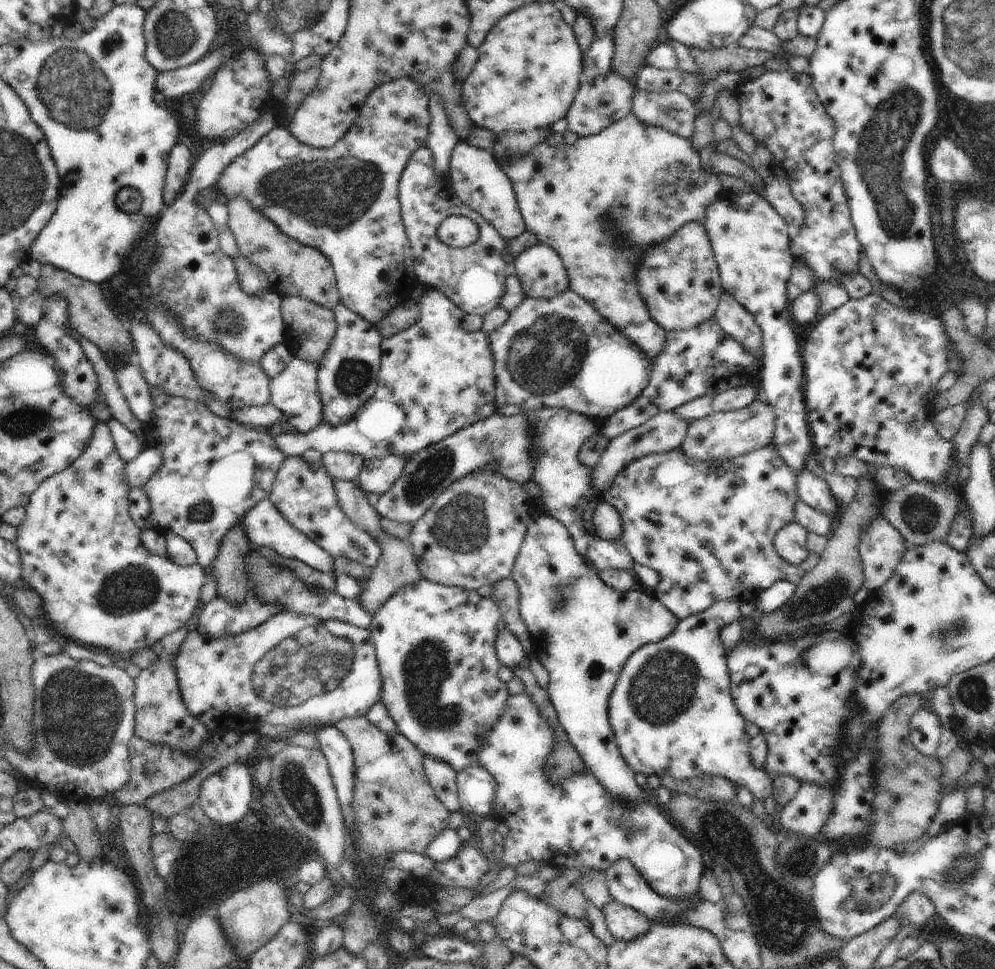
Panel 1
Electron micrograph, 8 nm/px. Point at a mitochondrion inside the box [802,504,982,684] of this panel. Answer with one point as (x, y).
(947, 634)

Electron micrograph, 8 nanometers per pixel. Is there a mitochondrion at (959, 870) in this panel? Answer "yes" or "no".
yes

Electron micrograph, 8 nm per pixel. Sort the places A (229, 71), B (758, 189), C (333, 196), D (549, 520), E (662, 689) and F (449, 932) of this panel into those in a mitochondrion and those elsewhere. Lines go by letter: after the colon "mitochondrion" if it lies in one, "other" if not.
A: other
B: other
C: mitochondrion
D: other
E: mitochondrion
F: other

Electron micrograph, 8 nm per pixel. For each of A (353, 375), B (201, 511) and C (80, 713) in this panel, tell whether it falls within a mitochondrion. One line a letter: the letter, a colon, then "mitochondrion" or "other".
A: mitochondrion
B: mitochondrion
C: mitochondrion

